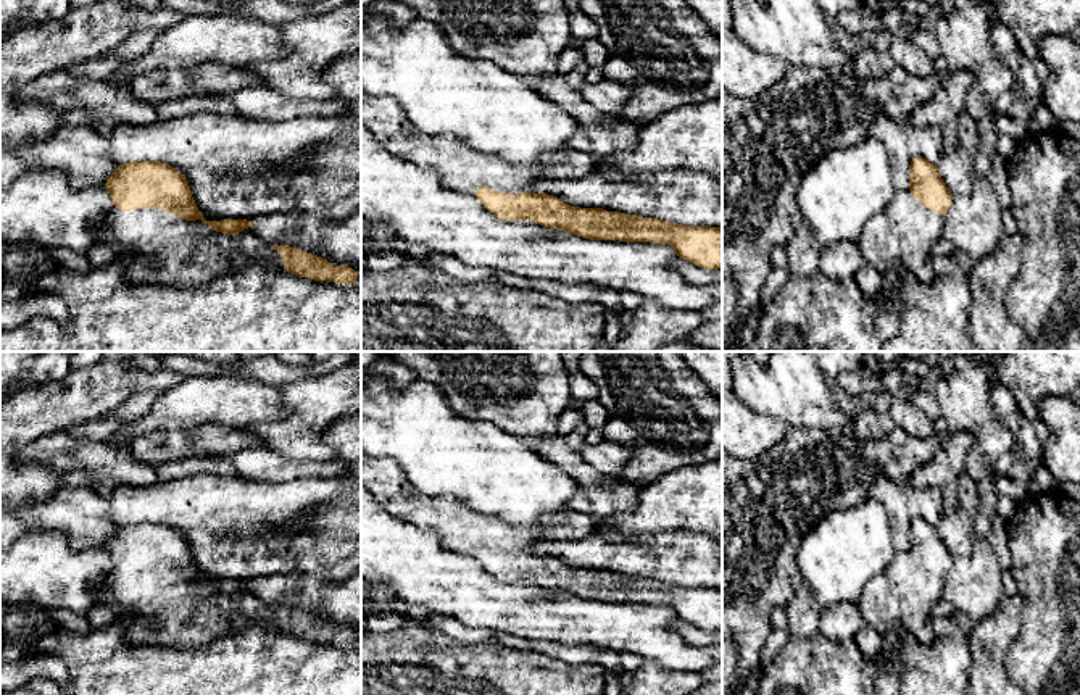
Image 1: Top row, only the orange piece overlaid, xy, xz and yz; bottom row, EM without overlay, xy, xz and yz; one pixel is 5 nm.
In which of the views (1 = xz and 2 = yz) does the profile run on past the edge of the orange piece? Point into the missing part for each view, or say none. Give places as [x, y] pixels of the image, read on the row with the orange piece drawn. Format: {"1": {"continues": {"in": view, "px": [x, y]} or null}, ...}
{"1": {"continues": {"in": "xz", "px": [460, 168]}}, "2": {"continues": {"in": "yz", "px": [901, 237]}}}

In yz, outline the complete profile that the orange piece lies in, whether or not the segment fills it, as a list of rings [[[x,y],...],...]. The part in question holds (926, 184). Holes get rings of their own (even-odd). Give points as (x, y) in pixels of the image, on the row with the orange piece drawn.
[[[916,156],[909,164],[909,187],[906,190],[896,190],[888,208],[866,224],[858,245],[864,261],[882,274],[882,292],[885,297],[898,297],[899,269],[912,273],[924,284],[933,281],[935,274],[930,264],[932,248],[941,239],[951,197],[953,194],[943,182],[937,164]]]

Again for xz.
[[[361,90],[361,123],[382,148],[434,171],[443,187],[477,198],[501,221],[534,221],[590,240],[667,243],[677,256],[698,268],[722,266],[722,227],[682,226],[603,208],[580,208],[555,195],[535,194],[534,182],[538,179],[527,169],[479,153],[458,137],[422,134],[392,97]]]

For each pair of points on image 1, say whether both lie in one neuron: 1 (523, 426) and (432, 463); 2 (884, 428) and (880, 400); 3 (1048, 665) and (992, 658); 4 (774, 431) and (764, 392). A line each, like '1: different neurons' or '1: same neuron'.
1: different neurons
2: different neurons
3: different neurons
4: different neurons

